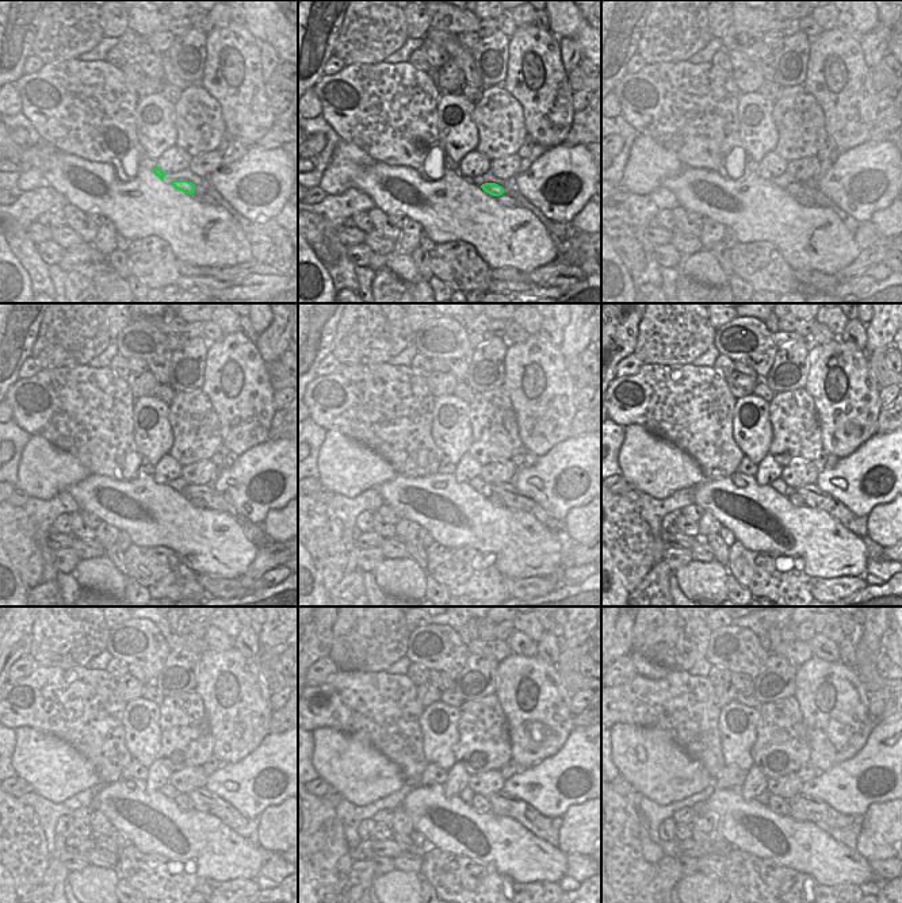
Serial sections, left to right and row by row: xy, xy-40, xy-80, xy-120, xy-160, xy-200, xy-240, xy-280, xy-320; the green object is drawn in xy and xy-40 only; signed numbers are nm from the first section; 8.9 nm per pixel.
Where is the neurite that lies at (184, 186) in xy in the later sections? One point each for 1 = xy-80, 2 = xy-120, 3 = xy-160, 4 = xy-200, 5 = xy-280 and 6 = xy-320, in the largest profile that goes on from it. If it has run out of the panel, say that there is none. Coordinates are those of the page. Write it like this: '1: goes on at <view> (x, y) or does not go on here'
1: goes on at xy-80 (809, 188)
2: goes on at xy-120 (207, 494)
3: goes on at xy-160 (512, 497)
4: goes on at xy-200 (813, 497)
5: goes on at xy-280 (503, 804)
6: goes on at xy-320 (845, 829)

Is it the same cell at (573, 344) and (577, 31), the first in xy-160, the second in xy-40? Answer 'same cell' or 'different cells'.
different cells

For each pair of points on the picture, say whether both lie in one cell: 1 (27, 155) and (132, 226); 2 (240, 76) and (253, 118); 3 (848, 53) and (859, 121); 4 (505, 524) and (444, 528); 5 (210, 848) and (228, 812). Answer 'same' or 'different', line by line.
1: same
2: same
3: same
4: same
5: different

